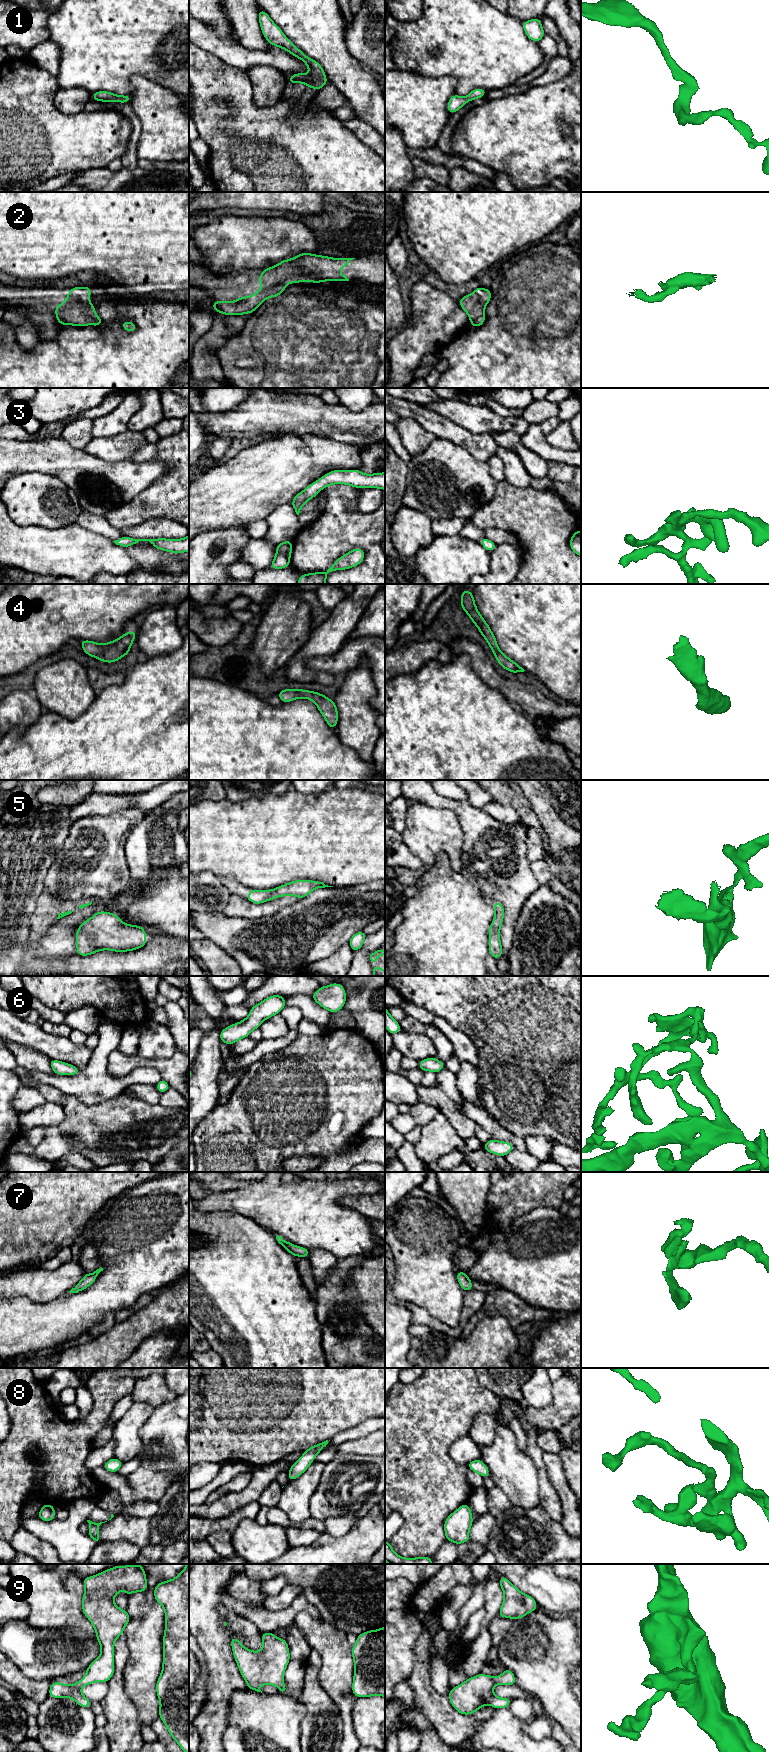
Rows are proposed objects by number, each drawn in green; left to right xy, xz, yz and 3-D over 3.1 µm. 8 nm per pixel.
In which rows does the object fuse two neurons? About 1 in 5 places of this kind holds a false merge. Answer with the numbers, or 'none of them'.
none of them

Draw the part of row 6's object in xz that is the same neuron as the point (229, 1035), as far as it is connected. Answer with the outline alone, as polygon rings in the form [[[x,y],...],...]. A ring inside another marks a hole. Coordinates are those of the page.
[[[272,995],[267,997],[250,1009],[247,1018],[221,1030],[220,1042],[231,1046],[236,1041],[248,1037],[253,1030],[260,1027],[264,1020],[279,1014],[284,1007],[286,1007],[284,996]]]

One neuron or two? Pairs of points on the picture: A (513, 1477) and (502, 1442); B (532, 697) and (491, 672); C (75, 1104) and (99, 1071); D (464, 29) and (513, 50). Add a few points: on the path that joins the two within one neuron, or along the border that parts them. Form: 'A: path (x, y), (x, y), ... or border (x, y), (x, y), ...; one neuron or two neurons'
A: path (509, 1468), (503, 1458), (503, 1451); one neuron
B: path (522, 695), (501, 682); one neuron
C: border (66, 1094), (77, 1096), (87, 1104), (102, 1101); two neurons
D: path (476, 40), (484, 48), (501, 50); one neuron

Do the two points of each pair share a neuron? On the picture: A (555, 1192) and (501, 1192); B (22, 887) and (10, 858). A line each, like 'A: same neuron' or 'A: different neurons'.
A: same neuron
B: same neuron

